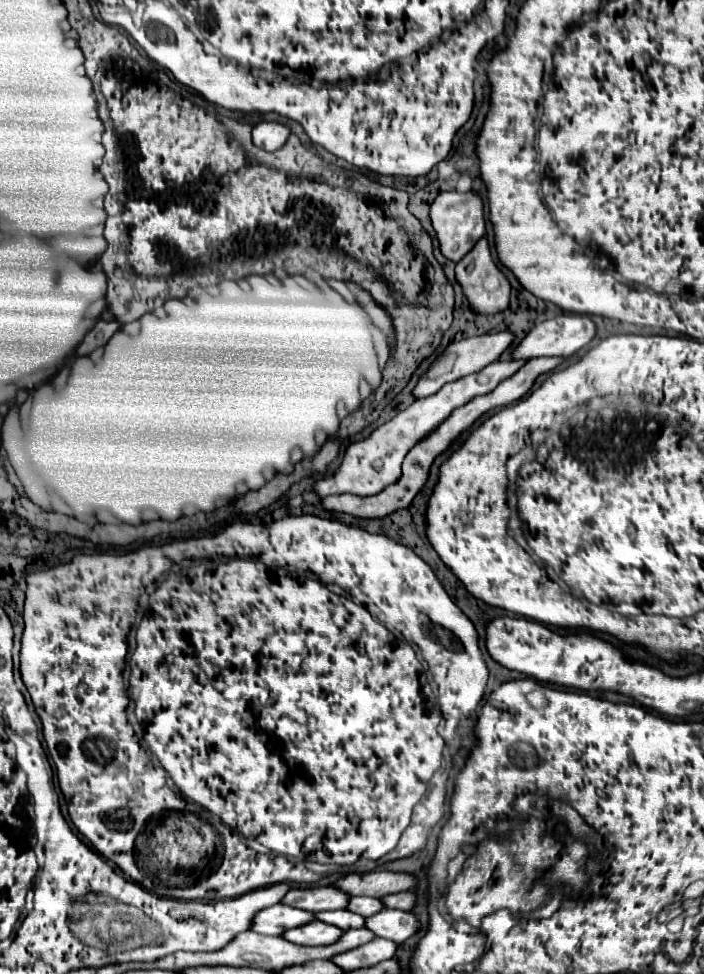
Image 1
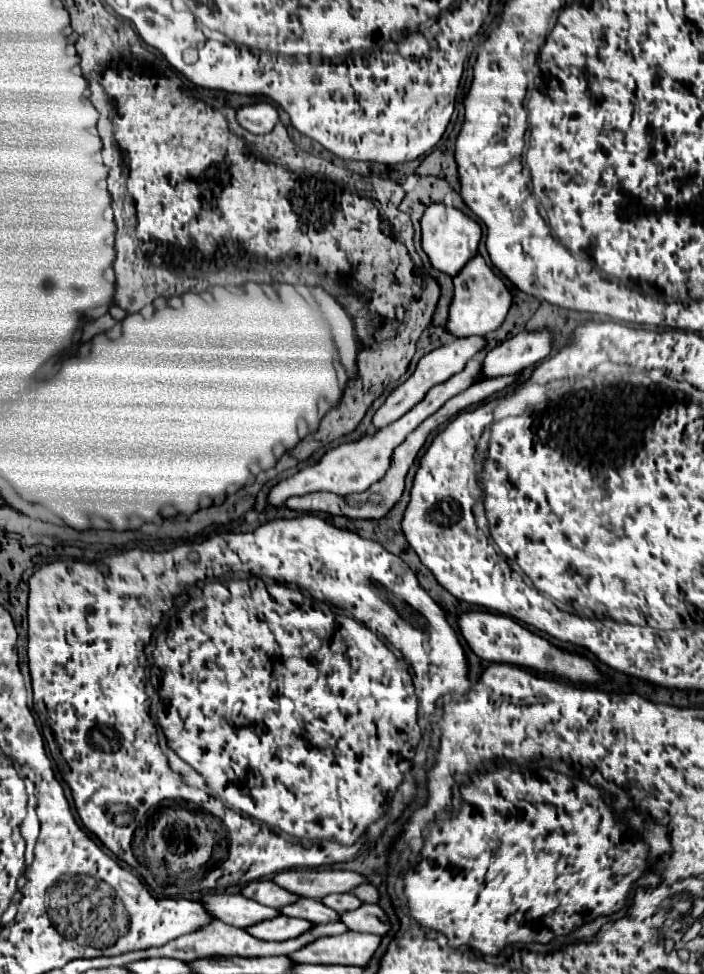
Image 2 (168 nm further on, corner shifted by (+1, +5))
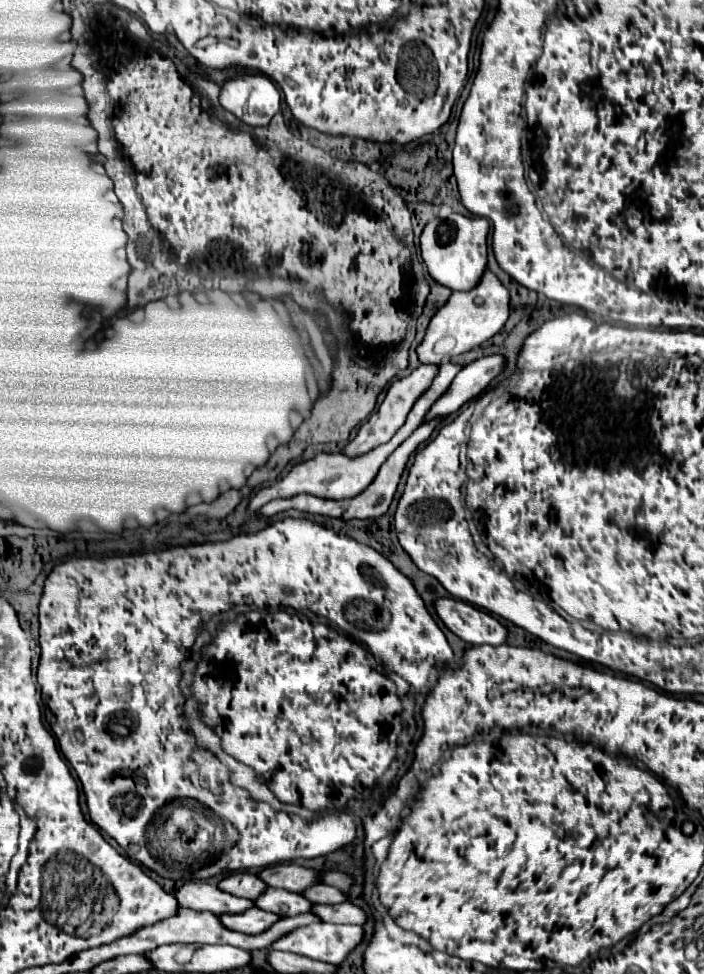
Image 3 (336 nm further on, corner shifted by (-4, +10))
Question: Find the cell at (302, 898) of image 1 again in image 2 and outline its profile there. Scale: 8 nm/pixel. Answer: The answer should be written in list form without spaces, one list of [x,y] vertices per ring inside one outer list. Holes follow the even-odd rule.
[[[268,879],[252,881],[250,885],[246,885],[246,887],[242,889],[242,895],[248,897],[248,899],[258,901],[258,903],[262,903],[262,905],[274,907],[274,909],[278,909],[278,907],[282,907],[282,905],[288,905],[288,903],[292,903],[292,901],[298,899],[296,895],[288,893],[286,889],[274,885],[274,883],[268,881]]]

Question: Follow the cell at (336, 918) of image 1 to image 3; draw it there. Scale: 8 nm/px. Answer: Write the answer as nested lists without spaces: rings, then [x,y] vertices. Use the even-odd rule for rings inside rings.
[[[267,888],[267,892],[263,892],[263,896],[255,900],[255,904],[257,908],[279,916],[297,916],[303,912],[311,912],[313,908],[313,902],[303,898],[303,894],[295,894],[279,888]]]

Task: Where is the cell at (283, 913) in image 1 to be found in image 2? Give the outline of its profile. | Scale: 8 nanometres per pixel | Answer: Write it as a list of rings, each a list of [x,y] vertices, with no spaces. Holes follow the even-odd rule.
[[[226,893],[202,895],[198,899],[198,903],[202,903],[206,913],[210,913],[214,919],[220,919],[228,925],[242,927],[242,929],[278,915],[276,909],[260,905],[242,895],[226,895]]]

